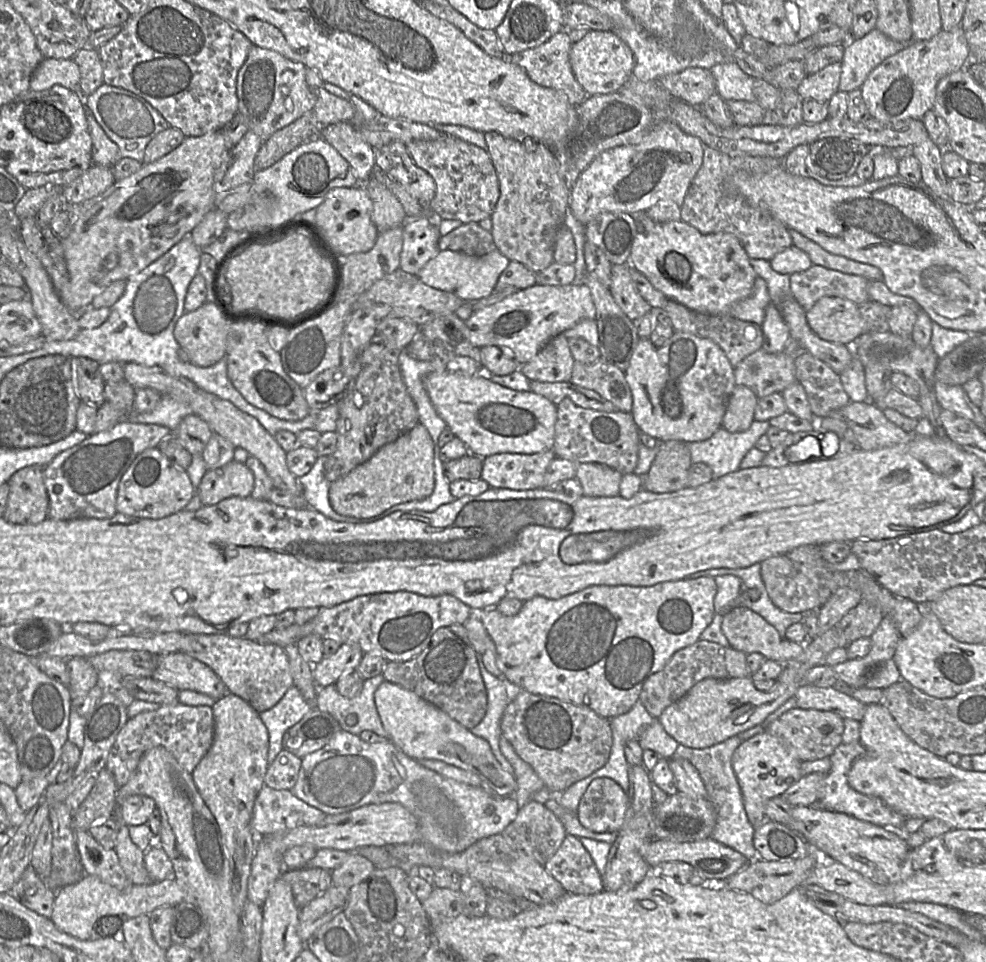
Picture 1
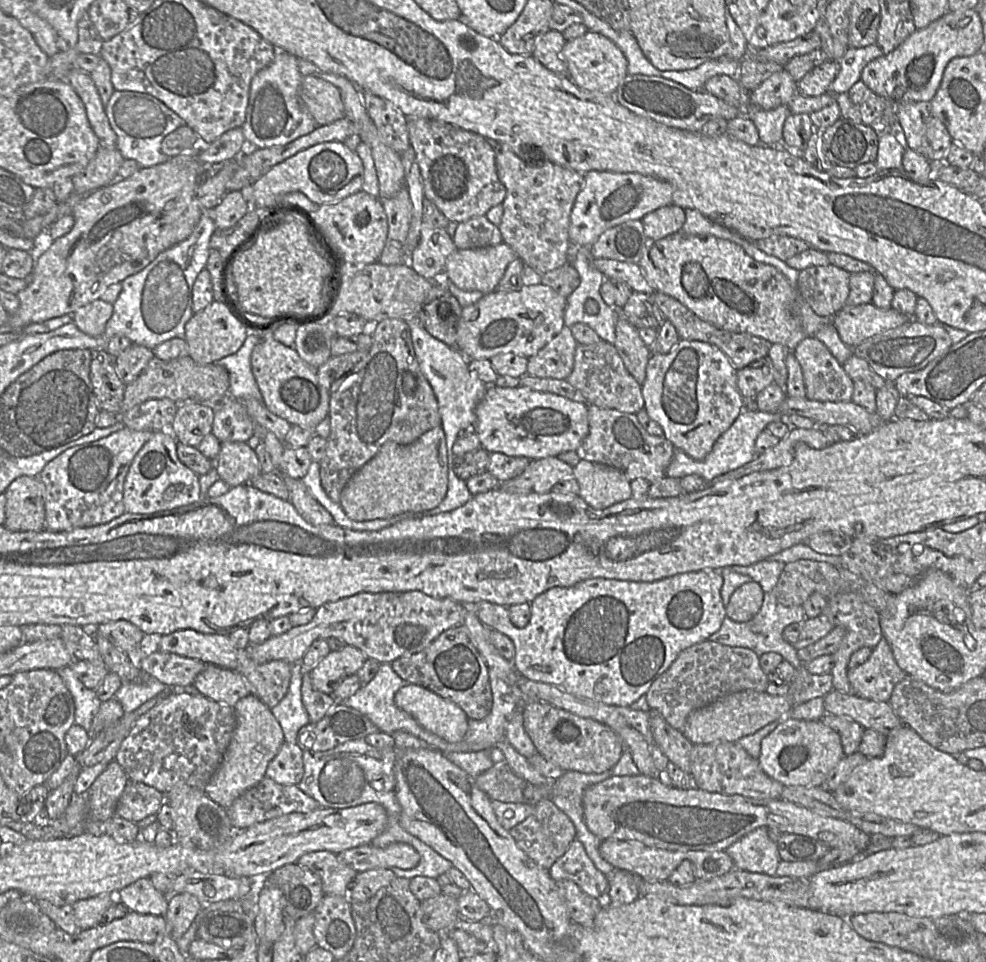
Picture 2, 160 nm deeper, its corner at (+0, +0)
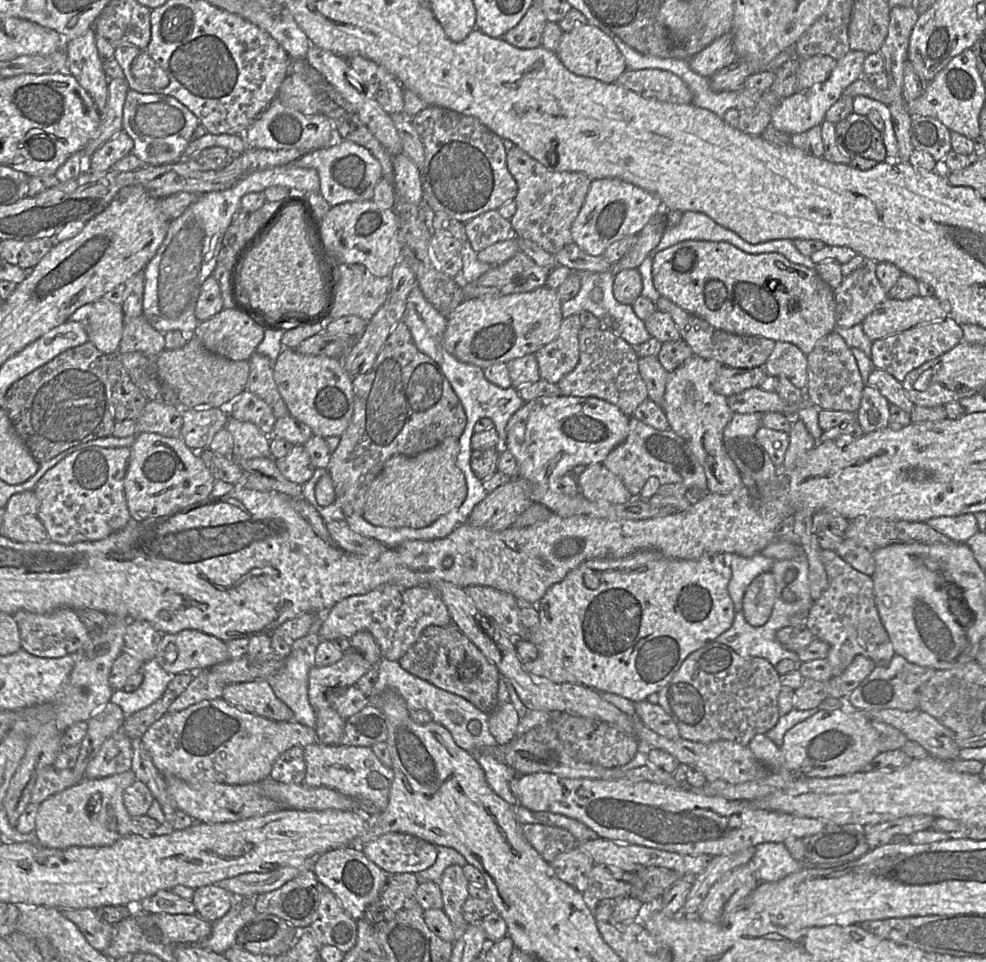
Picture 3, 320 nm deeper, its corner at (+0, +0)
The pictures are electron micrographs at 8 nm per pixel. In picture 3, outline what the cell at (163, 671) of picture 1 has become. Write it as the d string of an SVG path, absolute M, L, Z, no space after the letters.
M270 679L226 685L221 699L246 712L271 720L293 721L292 710L275 695Z

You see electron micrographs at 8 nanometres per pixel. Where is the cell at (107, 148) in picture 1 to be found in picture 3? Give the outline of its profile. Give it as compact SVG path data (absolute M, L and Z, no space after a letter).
M92 28L67 42L66 72L75 77L90 95L99 113L102 113L108 100L108 78L103 71L95 36L96 32Z

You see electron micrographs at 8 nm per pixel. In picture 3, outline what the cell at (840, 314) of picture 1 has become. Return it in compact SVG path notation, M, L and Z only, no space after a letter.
M916 296L908 300L887 297L861 323L872 341L900 333L915 326L949 317L947 306L935 296Z

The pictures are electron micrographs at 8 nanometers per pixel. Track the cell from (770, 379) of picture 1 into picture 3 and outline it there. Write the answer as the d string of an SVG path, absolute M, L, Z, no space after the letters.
M722 366L713 380L712 390L724 397L742 393L745 390L759 387L768 376L765 367L736 369Z

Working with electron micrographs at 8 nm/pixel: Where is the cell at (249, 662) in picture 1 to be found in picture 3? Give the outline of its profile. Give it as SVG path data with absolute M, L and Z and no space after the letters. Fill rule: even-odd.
M183 630L177 634L163 634L155 659L167 673L175 676L196 673L224 663L229 660L229 653L224 641L198 630ZM170 644L174 644L178 652L169 650Z

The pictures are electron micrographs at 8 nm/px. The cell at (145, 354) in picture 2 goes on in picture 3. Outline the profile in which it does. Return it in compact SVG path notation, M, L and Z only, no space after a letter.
M141 315L132 320L126 320L118 354L142 352L158 356L165 349L165 335L151 326Z

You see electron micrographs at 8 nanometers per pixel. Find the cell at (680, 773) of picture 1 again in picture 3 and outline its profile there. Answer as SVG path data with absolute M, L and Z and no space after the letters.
M643 700L634 707L637 719L655 733L672 740L681 738L676 723L659 704Z

